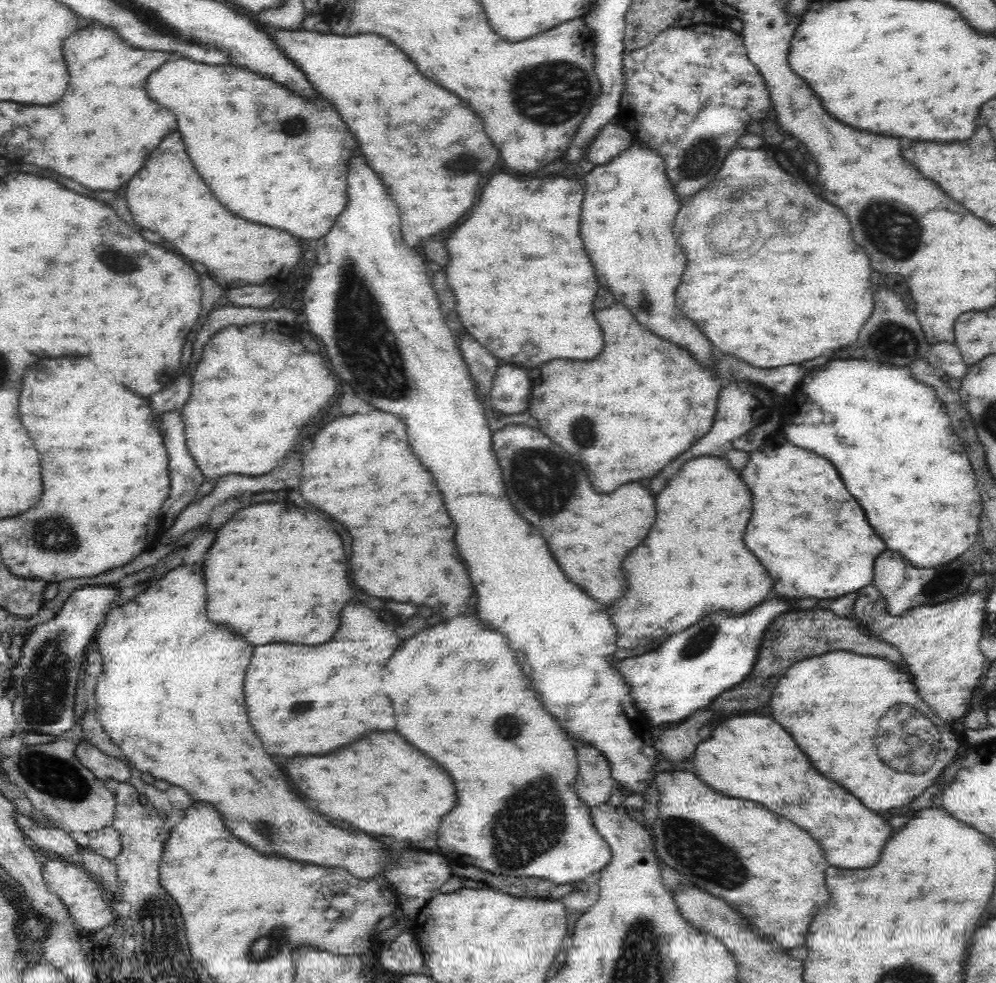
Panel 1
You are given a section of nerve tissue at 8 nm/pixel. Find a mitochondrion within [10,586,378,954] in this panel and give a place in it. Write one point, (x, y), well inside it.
(44, 686)

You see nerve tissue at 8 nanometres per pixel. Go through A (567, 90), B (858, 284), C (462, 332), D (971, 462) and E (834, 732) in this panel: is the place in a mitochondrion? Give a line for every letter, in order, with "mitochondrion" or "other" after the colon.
A: mitochondrion
B: other
C: other
D: other
E: other

